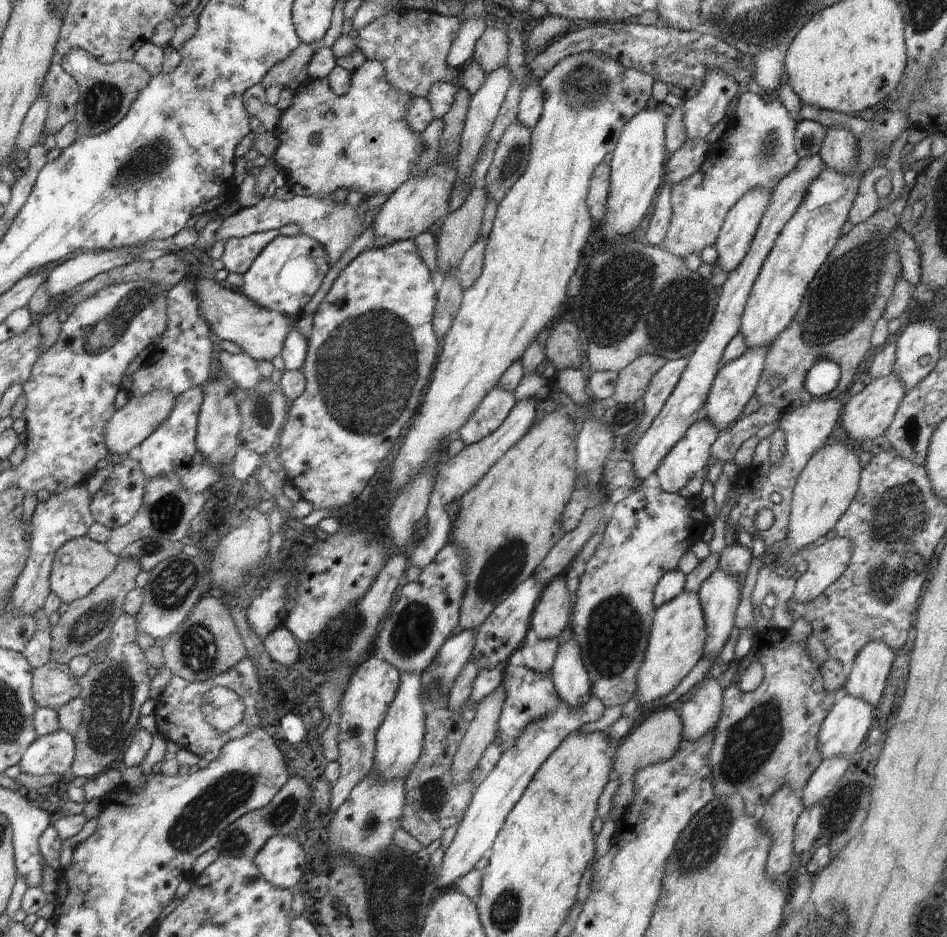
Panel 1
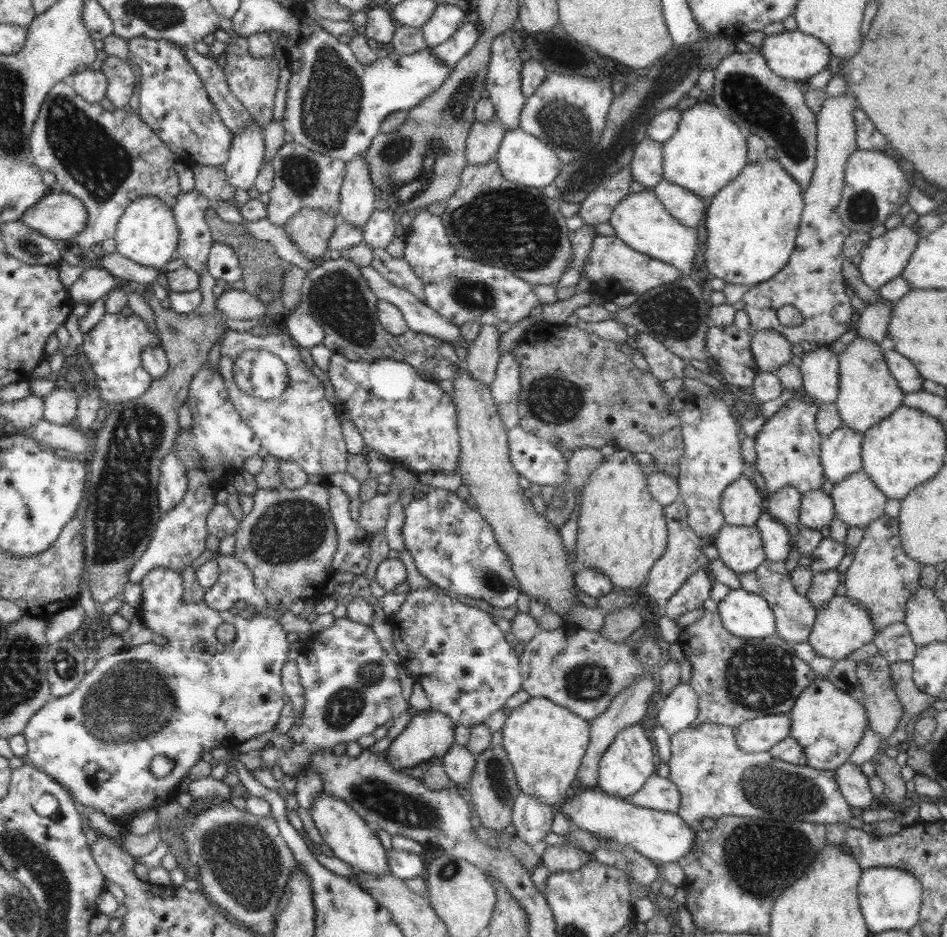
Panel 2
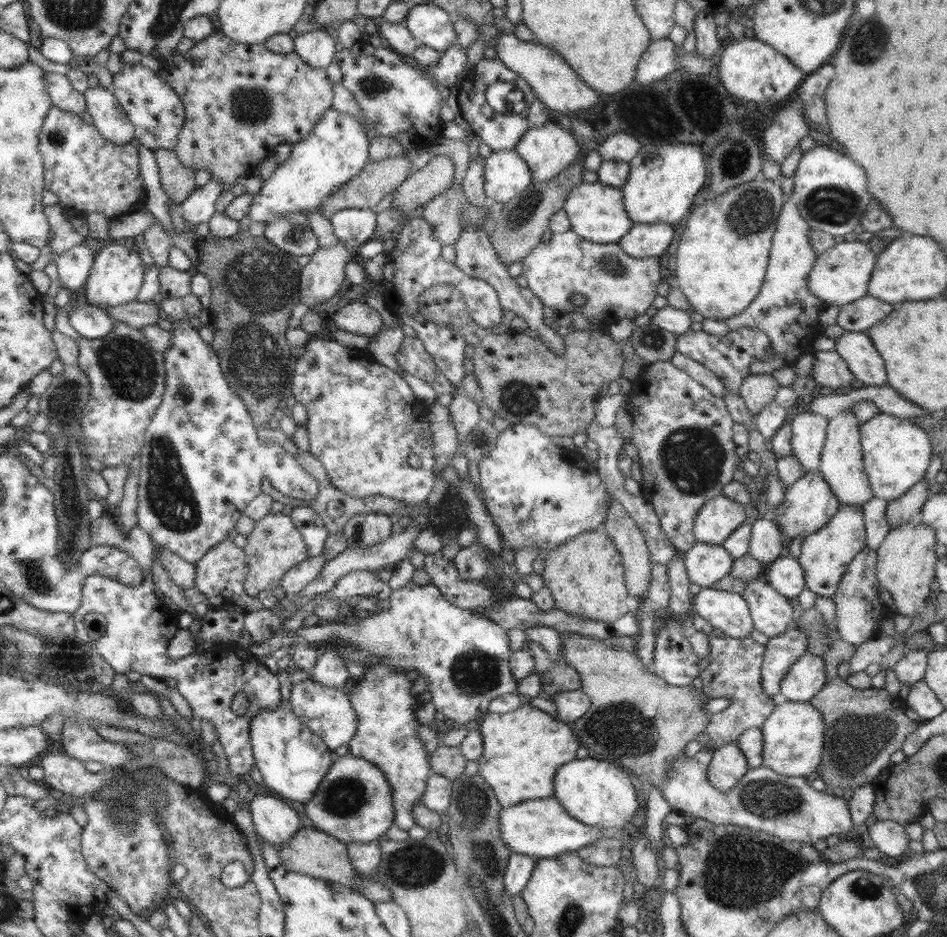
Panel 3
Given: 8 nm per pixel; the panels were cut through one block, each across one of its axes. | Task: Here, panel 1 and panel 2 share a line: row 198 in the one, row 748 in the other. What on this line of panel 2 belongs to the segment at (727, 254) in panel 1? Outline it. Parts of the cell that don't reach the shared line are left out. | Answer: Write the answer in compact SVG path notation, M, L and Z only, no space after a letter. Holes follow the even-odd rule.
M789 714L759 716L735 728L736 744L742 752L766 752L777 742L790 736L792 719Z

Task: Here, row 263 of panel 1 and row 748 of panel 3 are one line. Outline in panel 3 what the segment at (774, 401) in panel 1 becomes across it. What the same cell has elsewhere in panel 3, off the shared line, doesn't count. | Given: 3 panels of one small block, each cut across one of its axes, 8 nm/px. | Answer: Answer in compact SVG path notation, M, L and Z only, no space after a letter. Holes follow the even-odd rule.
M838 674L830 681L826 681L826 684L809 702L824 715L824 754L822 754L822 762L816 772L819 774L818 778L824 780L828 790L836 786L848 790L856 789L864 783L873 784L881 771L886 770L892 764L891 754L901 750L904 740L920 725L906 715L907 703L899 695L890 694L884 687L854 688Z

